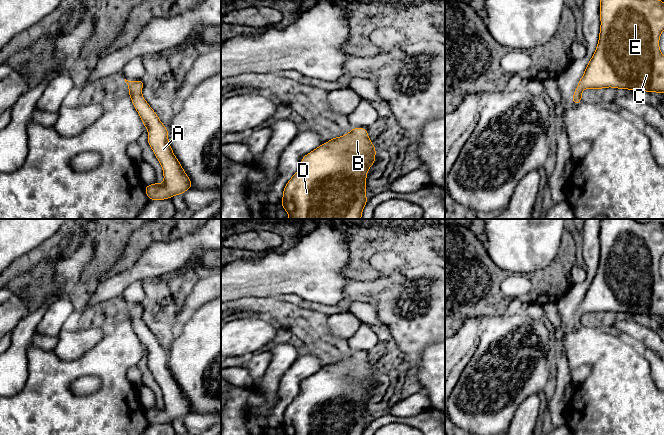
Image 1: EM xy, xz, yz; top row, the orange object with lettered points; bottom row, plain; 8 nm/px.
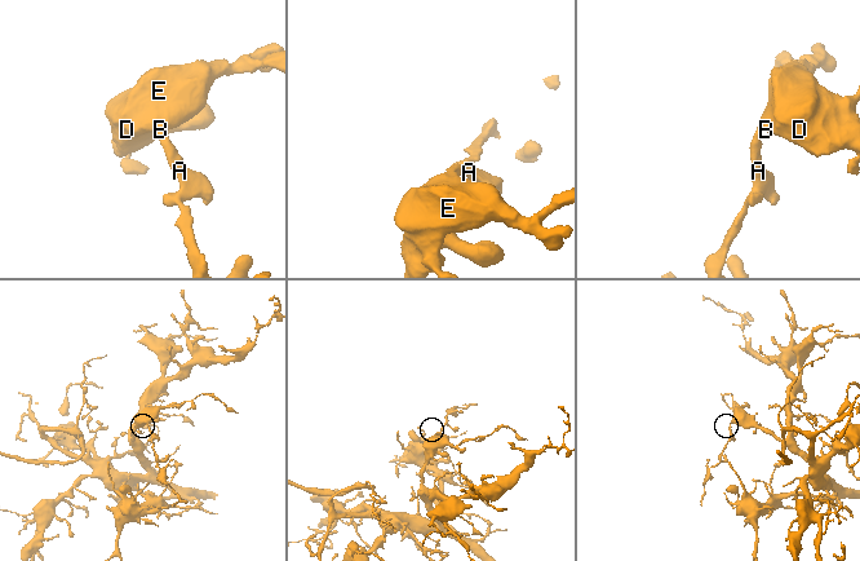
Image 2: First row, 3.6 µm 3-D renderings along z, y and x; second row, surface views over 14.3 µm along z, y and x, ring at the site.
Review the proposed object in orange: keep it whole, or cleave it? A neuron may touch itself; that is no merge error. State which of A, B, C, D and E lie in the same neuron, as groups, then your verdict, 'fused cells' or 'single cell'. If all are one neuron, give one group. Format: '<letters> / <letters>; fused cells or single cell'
A B C D E; single cell

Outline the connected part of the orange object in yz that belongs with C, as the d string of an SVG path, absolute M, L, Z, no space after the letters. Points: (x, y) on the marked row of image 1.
M600 0L600 20L599 42L573 94L574 105L582 100L583 89L613 87L664 93L664 56L659 49L659 39L664 30L664 1Z

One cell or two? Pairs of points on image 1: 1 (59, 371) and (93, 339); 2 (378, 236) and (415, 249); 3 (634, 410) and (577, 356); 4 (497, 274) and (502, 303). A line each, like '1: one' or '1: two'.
1: two
2: one
3: one
4: one

